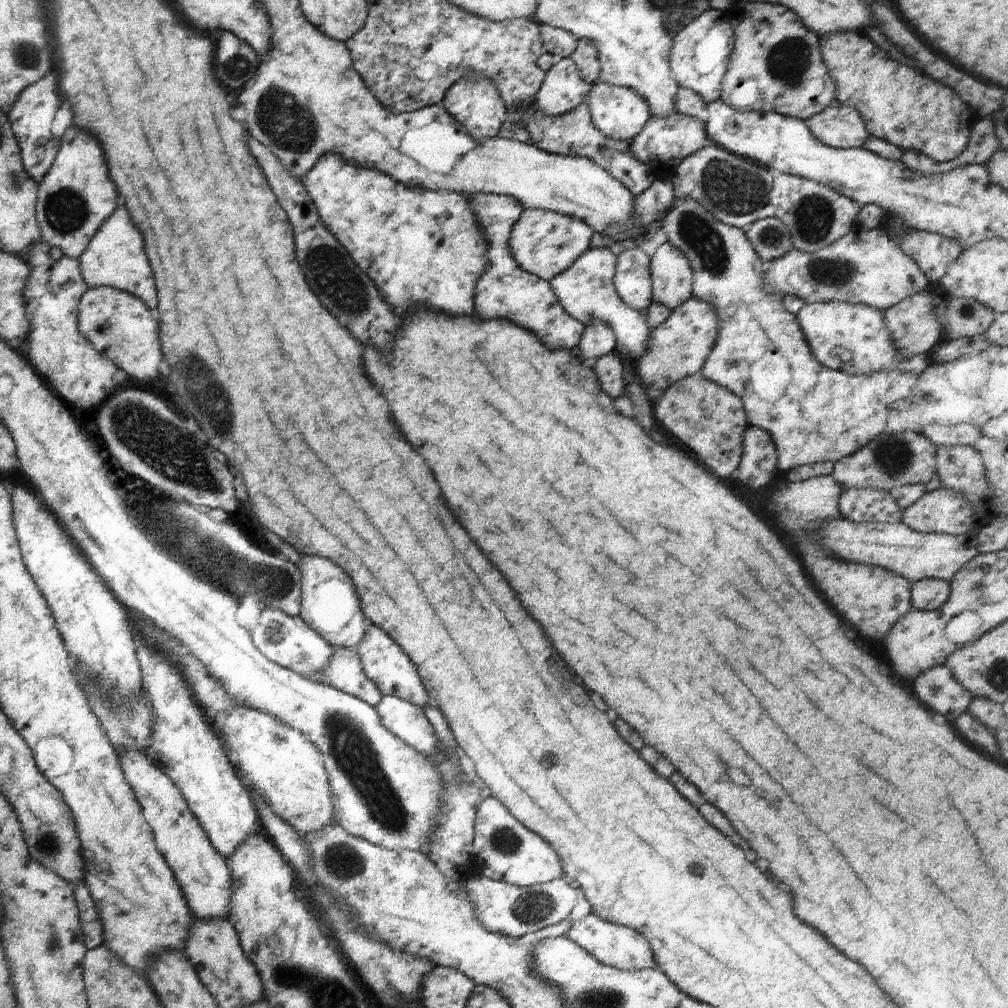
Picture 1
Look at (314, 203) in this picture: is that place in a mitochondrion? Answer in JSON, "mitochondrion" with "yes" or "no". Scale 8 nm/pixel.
{"mitochondrion":"no"}

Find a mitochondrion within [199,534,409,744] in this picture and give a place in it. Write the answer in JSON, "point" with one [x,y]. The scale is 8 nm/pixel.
{"point":[286,586]}

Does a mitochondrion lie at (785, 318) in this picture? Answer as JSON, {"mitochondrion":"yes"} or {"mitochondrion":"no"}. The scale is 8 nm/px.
{"mitochondrion":"no"}

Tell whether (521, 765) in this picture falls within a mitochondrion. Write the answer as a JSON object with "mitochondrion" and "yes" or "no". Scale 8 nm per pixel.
{"mitochondrion":"no"}

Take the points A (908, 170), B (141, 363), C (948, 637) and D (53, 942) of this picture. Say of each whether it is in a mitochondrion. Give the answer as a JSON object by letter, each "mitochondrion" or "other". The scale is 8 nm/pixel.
{"A":"other","B":"other","C":"other","D":"mitochondrion"}

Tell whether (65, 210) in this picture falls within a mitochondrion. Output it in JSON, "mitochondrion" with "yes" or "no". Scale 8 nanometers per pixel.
{"mitochondrion":"yes"}

